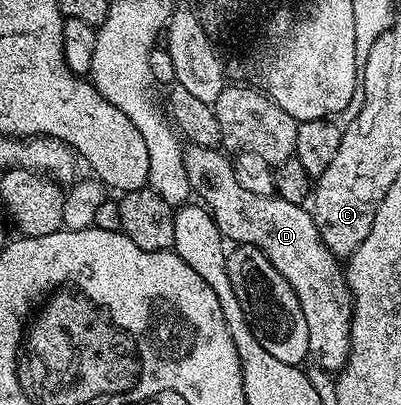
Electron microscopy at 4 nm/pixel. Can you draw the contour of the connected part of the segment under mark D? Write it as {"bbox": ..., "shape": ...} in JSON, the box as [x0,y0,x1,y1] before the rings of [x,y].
{"bbox":[206,153,352,372],"shape":[[[220,153],[220,182],[216,182],[216,206],[206,207],[218,224],[222,237],[232,244],[253,246],[258,248],[286,276],[286,284],[294,288],[294,296],[298,296],[298,304],[302,304],[302,316],[306,316],[306,328],[310,336],[308,349],[311,361],[319,369],[329,372],[343,370],[348,359],[350,348],[350,324],[352,323],[352,292],[348,288],[348,279],[336,255],[330,253],[326,244],[322,244],[322,236],[314,224],[311,211],[304,206],[292,204],[290,201],[266,195],[254,195],[242,187],[236,178],[233,161]]]}

